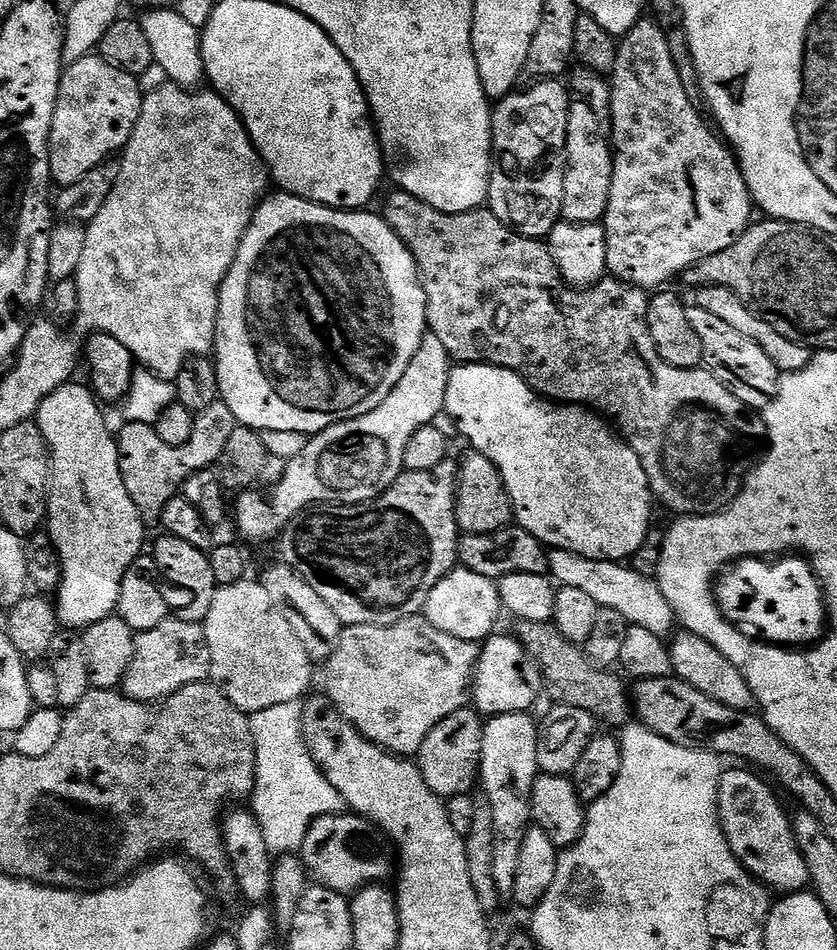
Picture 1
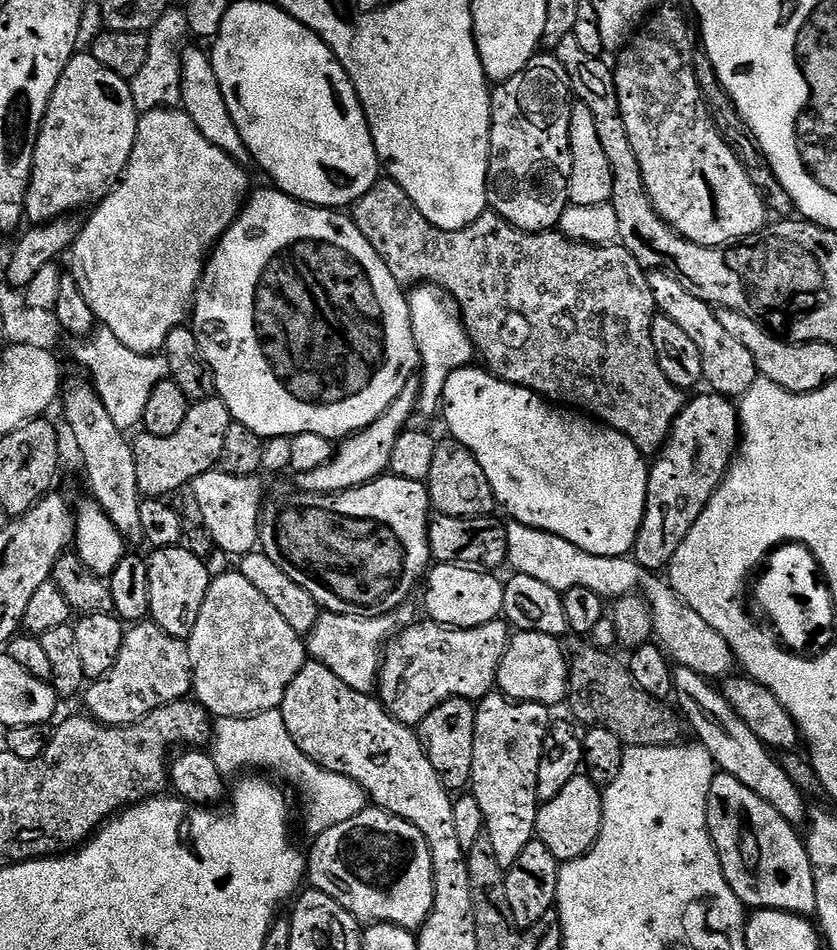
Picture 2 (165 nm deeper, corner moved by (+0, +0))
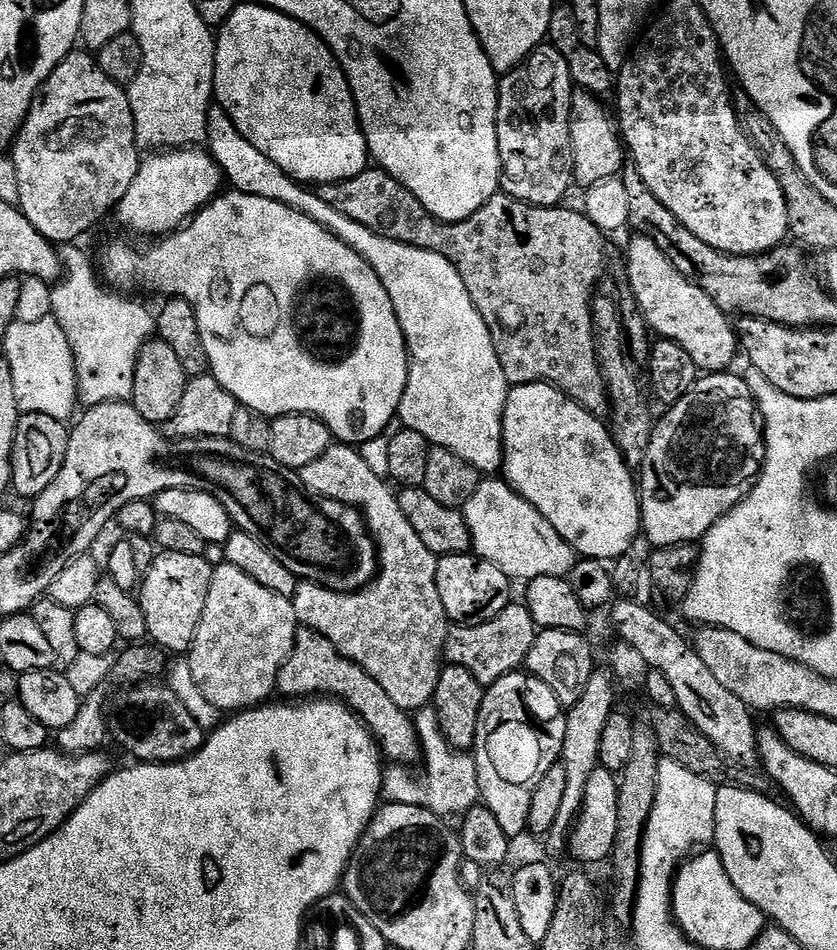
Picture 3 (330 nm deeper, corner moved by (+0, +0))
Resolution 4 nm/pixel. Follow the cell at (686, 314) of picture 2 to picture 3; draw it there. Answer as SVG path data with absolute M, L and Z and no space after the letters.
M633 235L631 239L628 244L628 284L644 323L659 339L678 342L678 346L694 358L701 373L729 371L736 360L736 352L738 356L738 332L728 321L731 320L729 313L723 312L706 290L678 274L674 262L670 262L650 238Z

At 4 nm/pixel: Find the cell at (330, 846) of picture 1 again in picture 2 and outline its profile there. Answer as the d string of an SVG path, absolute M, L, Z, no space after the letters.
M368 806L364 809L364 812L358 814L356 817L332 826L320 836L315 837L311 843L313 843L312 853L309 851L306 856L306 880L315 891L322 894L330 894L330 898L334 898L334 902L338 902L346 910L350 910L350 914L354 914L357 920L361 922L367 922L368 924L398 924L403 928L413 930L419 930L424 927L424 923L428 920L428 916L434 906L436 883L434 882L434 858L432 857L432 851L422 834L422 830L418 830L418 826L414 826L410 822L392 815L385 808Z

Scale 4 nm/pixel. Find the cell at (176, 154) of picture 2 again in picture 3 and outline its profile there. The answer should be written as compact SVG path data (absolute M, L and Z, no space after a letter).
M195 147L156 150L145 155L140 169L126 190L126 198L117 204L114 216L124 228L148 238L163 238L188 223L200 209L221 195L222 173L207 151Z

